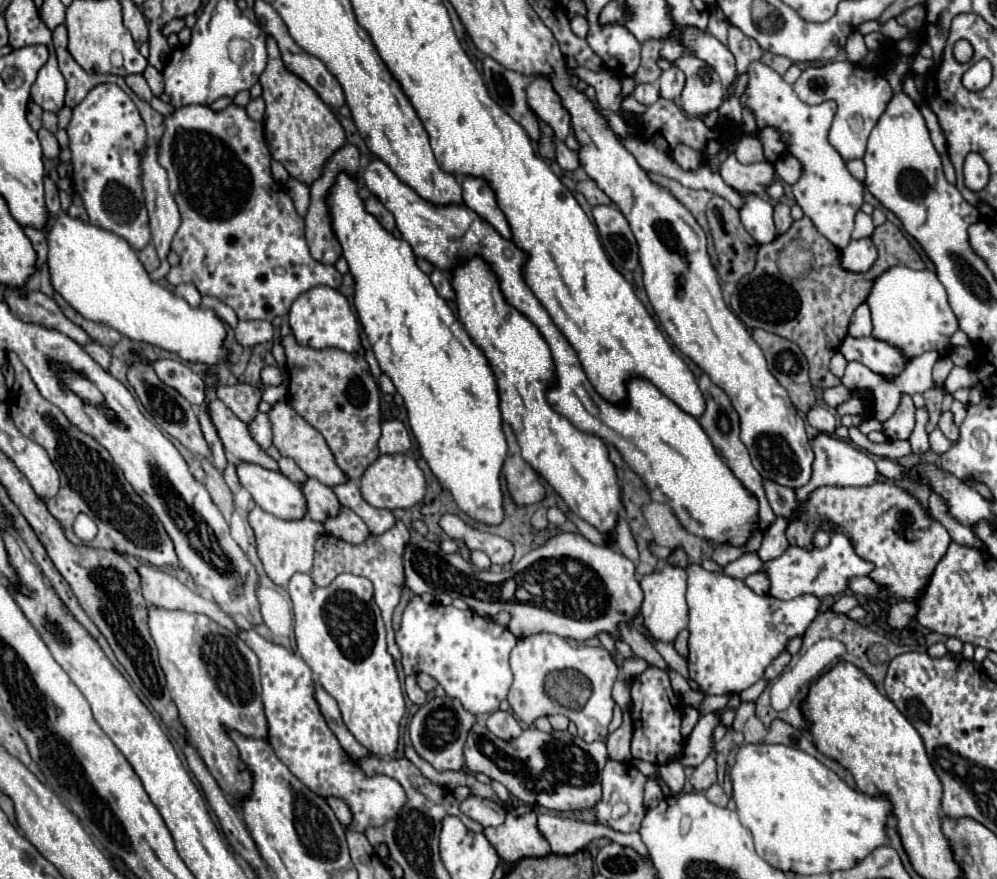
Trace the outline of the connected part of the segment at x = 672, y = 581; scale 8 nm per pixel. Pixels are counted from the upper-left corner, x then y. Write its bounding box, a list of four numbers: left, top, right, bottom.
[640,561,688,643]

